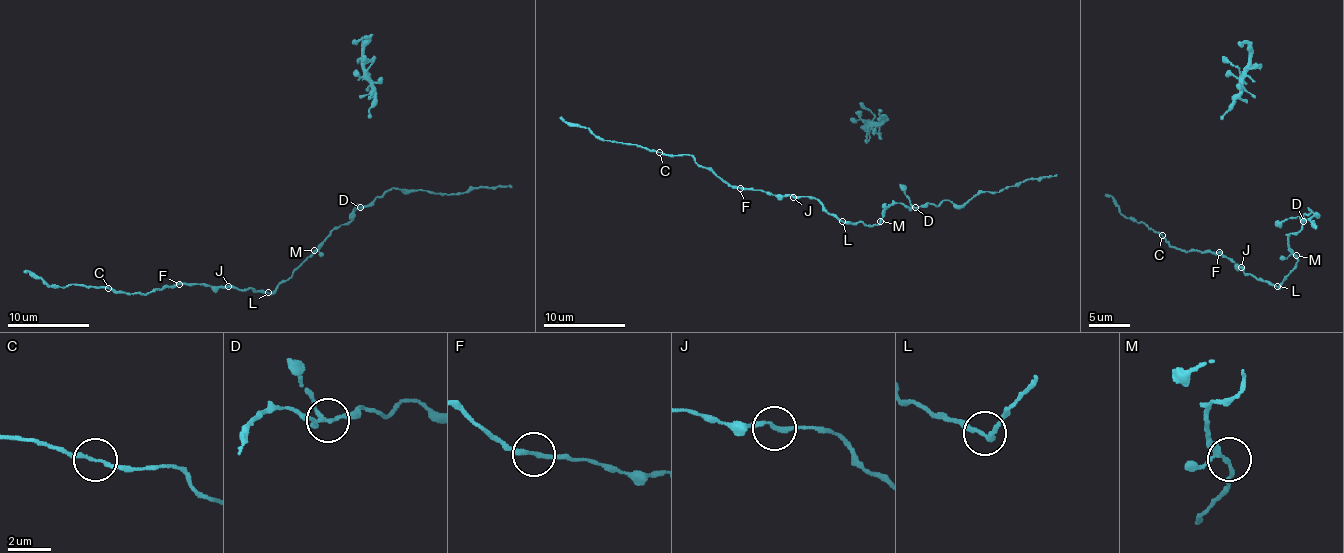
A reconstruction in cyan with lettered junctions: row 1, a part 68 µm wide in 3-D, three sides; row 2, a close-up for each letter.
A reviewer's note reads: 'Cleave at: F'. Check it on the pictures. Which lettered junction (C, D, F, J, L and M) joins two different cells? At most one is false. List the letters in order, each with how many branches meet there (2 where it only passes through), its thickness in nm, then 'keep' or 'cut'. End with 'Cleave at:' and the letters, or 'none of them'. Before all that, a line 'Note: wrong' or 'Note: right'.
Note: wrong
C: branches 2; calibre 160 nm; keep
D: branches 3; calibre 150 nm; keep
F: branches 2; calibre 200 nm; keep
J: branches 2; calibre 180 nm; keep
L: branches 2; calibre 200 nm; keep
M: branches 3; calibre 160 nm; keep
Cleave at: none of them

